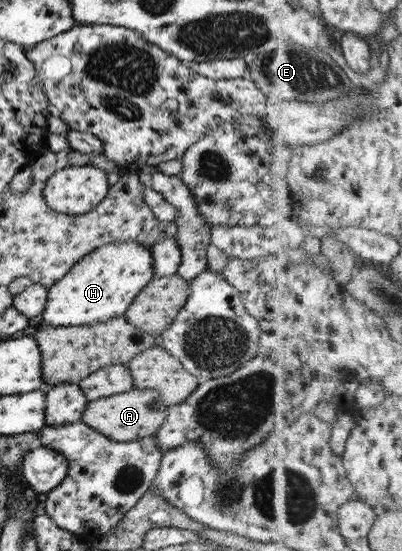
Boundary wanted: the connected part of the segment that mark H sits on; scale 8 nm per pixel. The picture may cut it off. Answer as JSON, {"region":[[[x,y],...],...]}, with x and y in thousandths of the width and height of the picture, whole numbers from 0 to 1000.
{"region":[[[336,437],[269,439],[187,475],[114,534],[102,581],[119,593],[231,590],[303,574],[331,539],[381,505],[376,454]]]}

